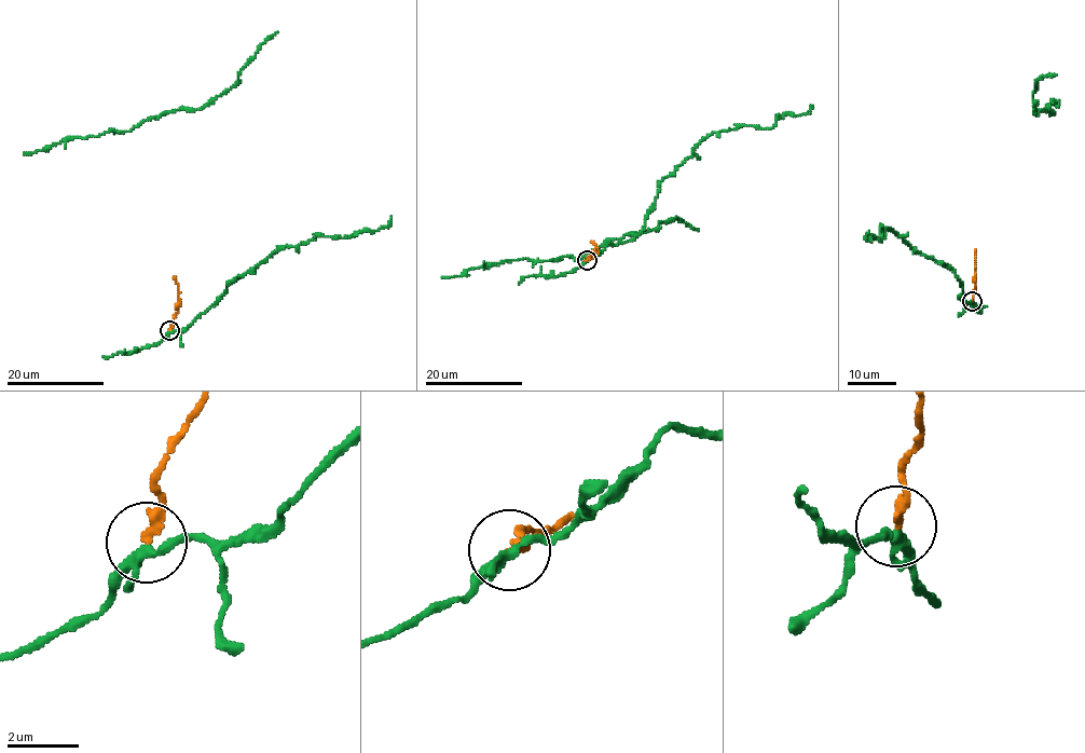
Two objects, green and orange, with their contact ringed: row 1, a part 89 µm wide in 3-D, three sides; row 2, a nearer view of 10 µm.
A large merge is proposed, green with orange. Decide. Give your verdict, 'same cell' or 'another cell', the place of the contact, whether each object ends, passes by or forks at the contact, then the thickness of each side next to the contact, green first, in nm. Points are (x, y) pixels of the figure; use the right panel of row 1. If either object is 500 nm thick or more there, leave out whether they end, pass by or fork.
another cell | (972, 301) | green passes by | orange ends | 260/240 nm

